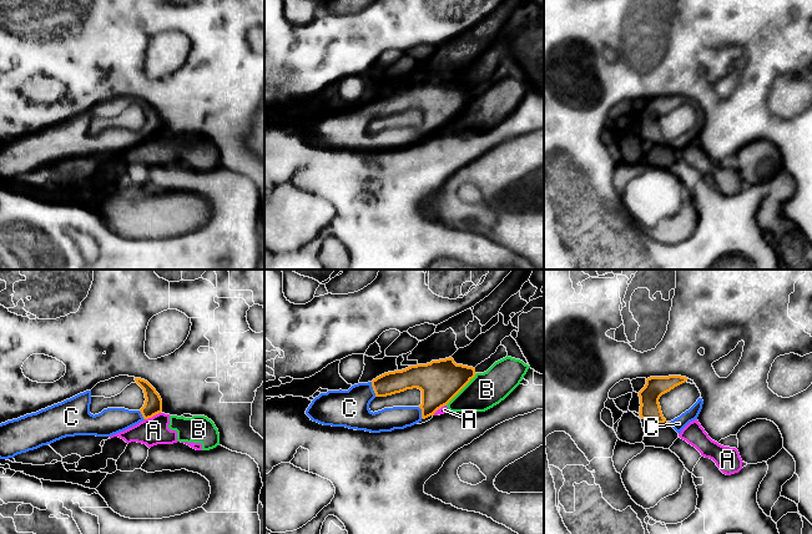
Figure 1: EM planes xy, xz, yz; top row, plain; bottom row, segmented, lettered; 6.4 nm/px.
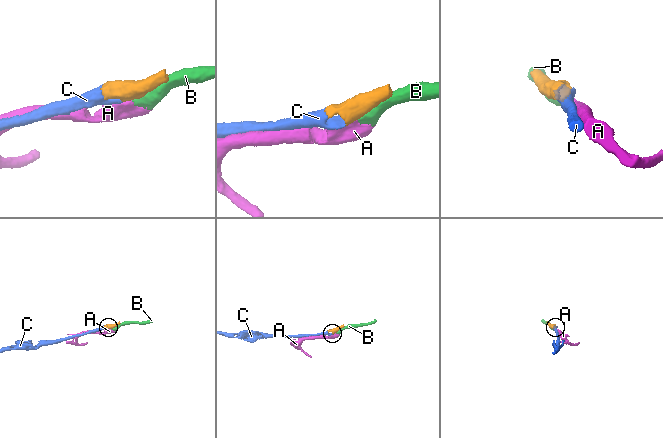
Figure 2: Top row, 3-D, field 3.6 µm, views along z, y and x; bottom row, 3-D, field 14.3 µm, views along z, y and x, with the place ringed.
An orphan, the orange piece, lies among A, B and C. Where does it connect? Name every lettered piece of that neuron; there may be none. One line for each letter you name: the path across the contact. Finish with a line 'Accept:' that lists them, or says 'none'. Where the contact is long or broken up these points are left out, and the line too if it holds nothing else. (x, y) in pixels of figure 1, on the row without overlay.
Accept: C

